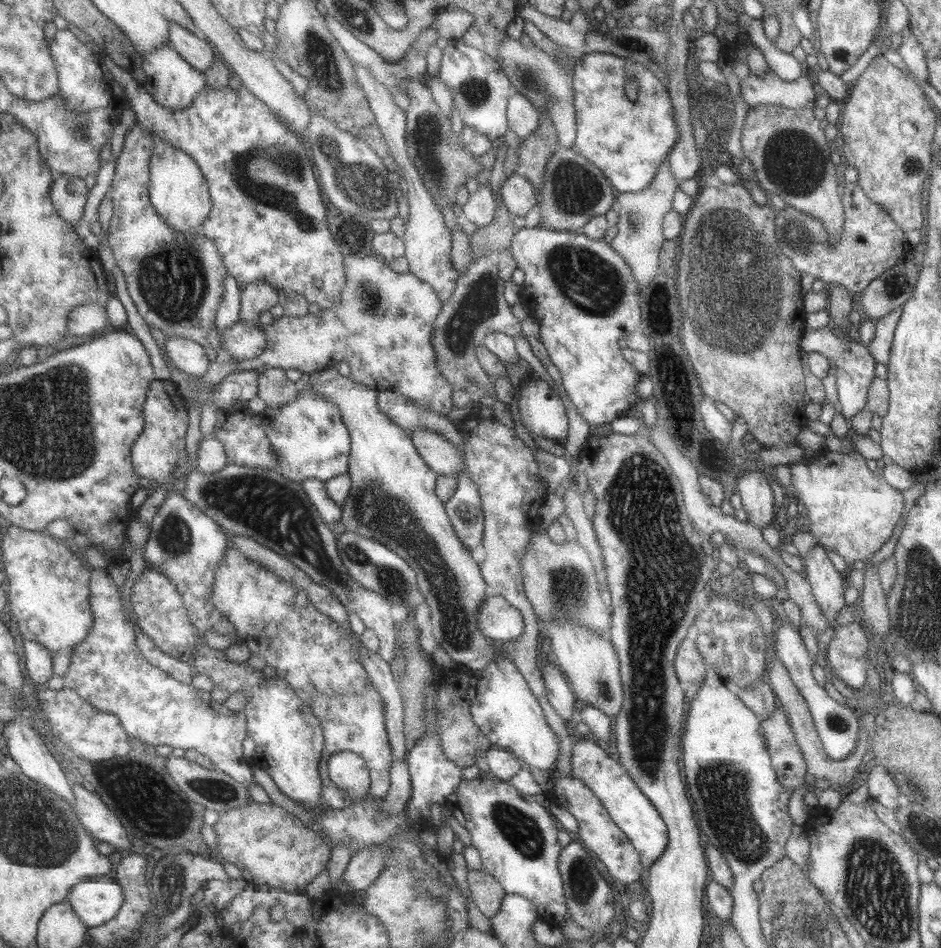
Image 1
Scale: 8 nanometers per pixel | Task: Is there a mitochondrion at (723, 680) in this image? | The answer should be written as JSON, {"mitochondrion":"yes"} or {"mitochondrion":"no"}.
{"mitochondrion":"no"}

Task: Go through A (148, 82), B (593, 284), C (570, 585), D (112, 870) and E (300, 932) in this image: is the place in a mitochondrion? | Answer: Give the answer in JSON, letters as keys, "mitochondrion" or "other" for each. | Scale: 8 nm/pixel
{"A":"other","B":"mitochondrion","C":"mitochondrion","D":"other","E":"other"}

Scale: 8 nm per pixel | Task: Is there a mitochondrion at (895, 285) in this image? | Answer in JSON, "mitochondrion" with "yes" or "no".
{"mitochondrion":"yes"}

